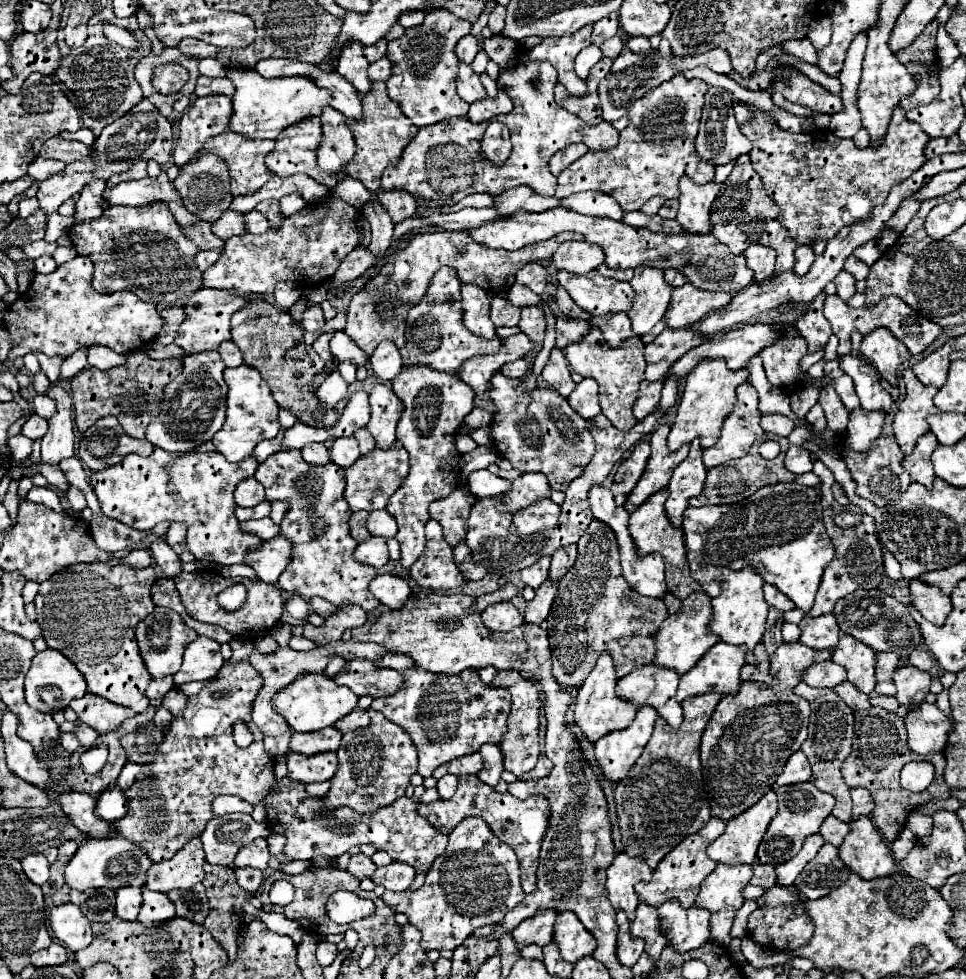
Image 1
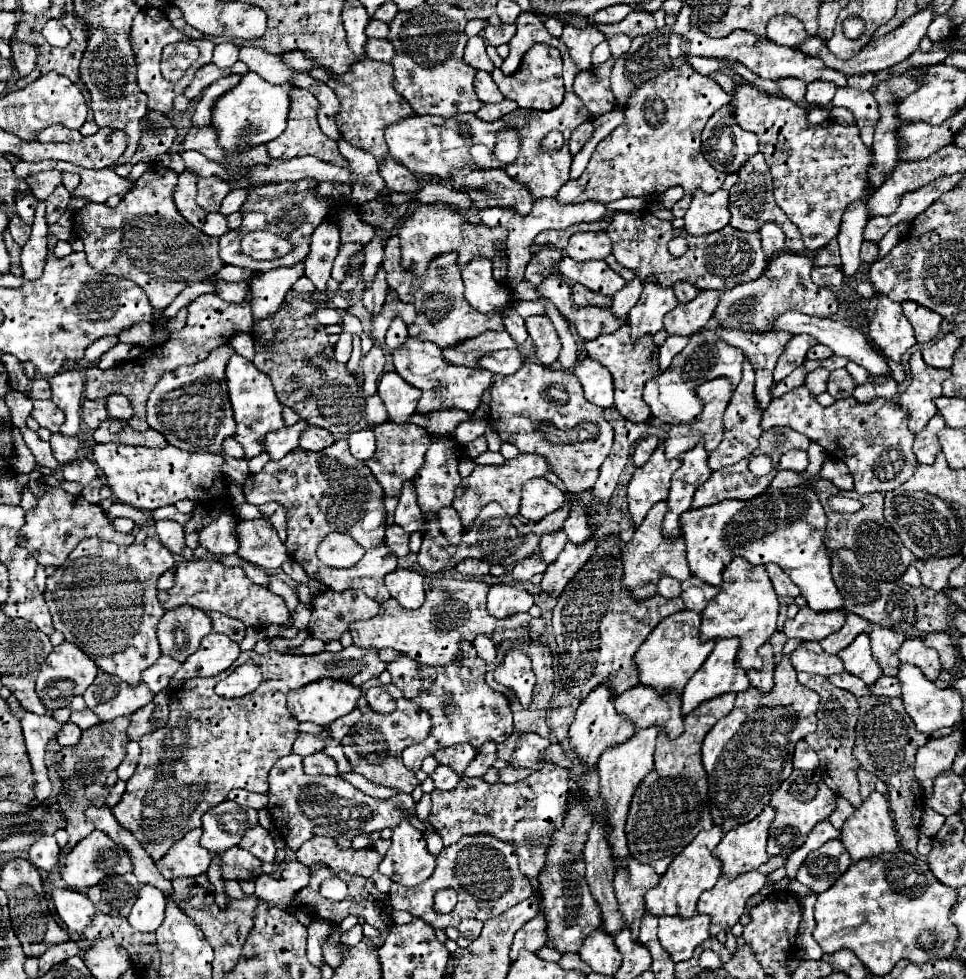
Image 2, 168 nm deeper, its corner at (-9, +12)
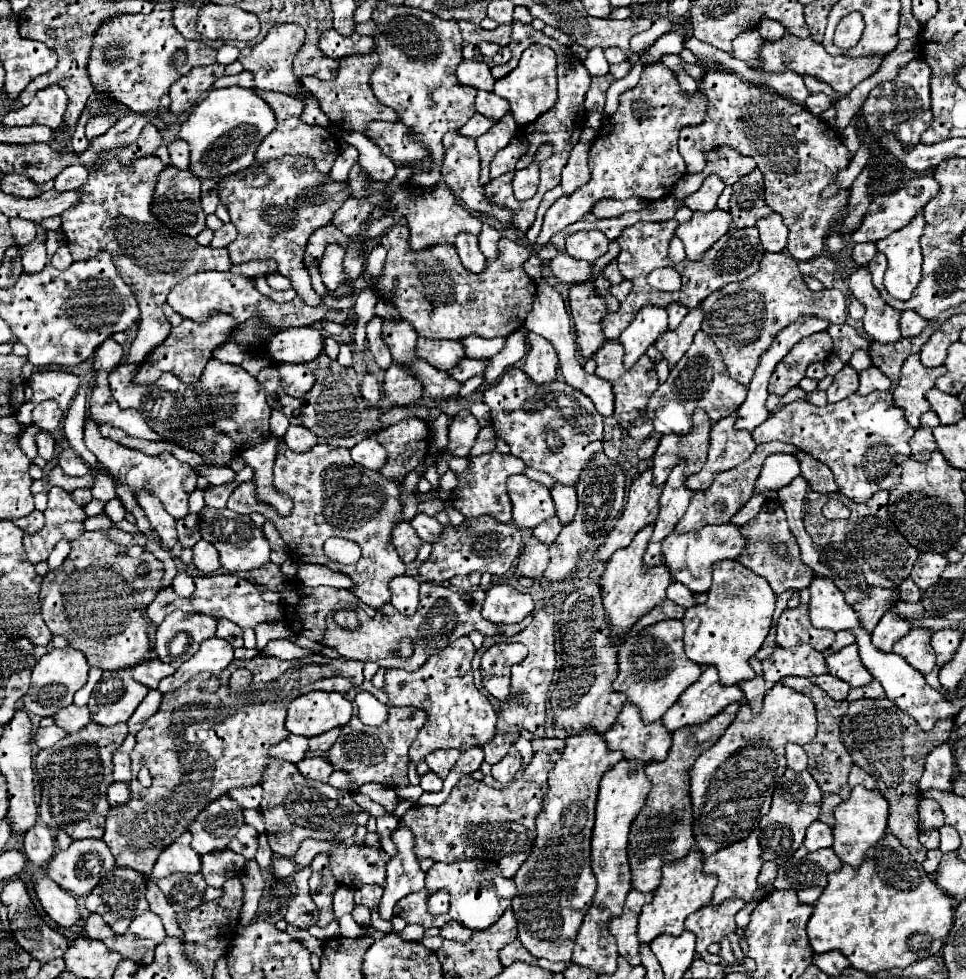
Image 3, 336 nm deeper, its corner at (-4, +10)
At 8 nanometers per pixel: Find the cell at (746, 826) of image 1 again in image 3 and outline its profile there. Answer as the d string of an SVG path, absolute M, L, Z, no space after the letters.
M754 832L748 838L706 856L704 858L706 874L716 874L718 876L718 886L716 886L714 896L712 896L712 904L724 902L726 898L744 898L748 904L754 902L754 892L760 888L756 878L758 878L758 872L762 870L762 866L764 866L762 848L760 848L758 836Z

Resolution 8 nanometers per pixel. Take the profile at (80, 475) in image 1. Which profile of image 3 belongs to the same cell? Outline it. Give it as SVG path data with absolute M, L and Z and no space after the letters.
M40 432L36 436L36 444L38 444L38 454L44 460L52 460L54 458L54 438L50 432Z

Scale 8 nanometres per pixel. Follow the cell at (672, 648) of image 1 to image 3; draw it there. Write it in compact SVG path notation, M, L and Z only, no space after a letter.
M662 620L654 626L642 628L636 636L628 638L618 650L620 670L618 678L614 680L614 690L628 694L628 700L640 708L644 722L660 720L664 712L678 700L678 696L702 674L702 666L692 662L684 654L682 636L682 620Z

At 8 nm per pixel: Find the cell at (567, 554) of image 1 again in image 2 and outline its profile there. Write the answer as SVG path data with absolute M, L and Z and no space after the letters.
M567 494L567 502L573 504L571 504L571 516L567 516L567 520L563 522L563 530L571 542L583 544L589 538L591 528L587 526L587 518L583 516L583 508L579 508L577 500L579 500L577 494Z

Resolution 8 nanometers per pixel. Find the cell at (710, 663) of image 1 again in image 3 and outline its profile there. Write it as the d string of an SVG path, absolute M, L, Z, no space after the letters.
M706 666L702 676L688 686L678 702L662 716L662 722L670 732L682 726L702 724L724 710L726 704L738 702L742 698L744 694L736 684L724 686L718 678L718 670L714 666Z

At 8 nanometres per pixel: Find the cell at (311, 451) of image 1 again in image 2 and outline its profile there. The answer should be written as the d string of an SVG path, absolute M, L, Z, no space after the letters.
M307 426L303 436L299 438L299 448L305 448L307 452L321 452L323 448L327 448L331 444L333 444L333 436L319 426L315 426L315 428Z

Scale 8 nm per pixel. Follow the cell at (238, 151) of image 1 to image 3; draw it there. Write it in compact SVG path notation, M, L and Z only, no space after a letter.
M176 140L168 146L168 152L170 152L170 158L172 158L172 166L176 168L188 168L190 166L190 146L186 140Z

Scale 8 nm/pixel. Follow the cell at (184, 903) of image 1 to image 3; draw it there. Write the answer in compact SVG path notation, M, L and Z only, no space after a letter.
M172 874L168 878L162 878L156 882L160 890L166 894L168 902L176 912L196 908L204 902L204 890L206 882L204 876L198 874Z

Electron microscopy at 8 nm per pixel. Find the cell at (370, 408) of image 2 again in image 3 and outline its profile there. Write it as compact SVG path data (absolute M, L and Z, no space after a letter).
M372 374L364 376L364 382L362 382L360 390L362 390L362 396L364 396L364 400L368 404L378 406L378 402L380 402L380 386L378 386L378 380Z

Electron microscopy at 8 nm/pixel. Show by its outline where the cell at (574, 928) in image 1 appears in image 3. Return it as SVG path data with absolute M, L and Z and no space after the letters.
M584 728L566 738L564 754L550 770L550 790L544 798L542 812L536 818L538 838L534 850L512 878L518 886L518 894L512 902L518 922L518 938L536 958L552 962L570 962L572 958L578 928L596 894L596 878L590 866L590 844L598 784L608 766L614 766L620 760L620 750L610 750L604 734Z

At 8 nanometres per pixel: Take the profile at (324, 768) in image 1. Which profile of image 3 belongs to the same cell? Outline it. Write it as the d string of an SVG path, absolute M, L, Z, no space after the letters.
M304 758L302 762L296 764L298 770L312 780L320 780L320 782L328 782L330 774L332 774L332 766L330 762L322 760L322 758Z

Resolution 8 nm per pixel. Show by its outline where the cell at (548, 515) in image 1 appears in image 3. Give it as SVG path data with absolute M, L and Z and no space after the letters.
M524 474L510 476L508 496L512 500L512 520L520 528L534 528L554 516L550 490Z

